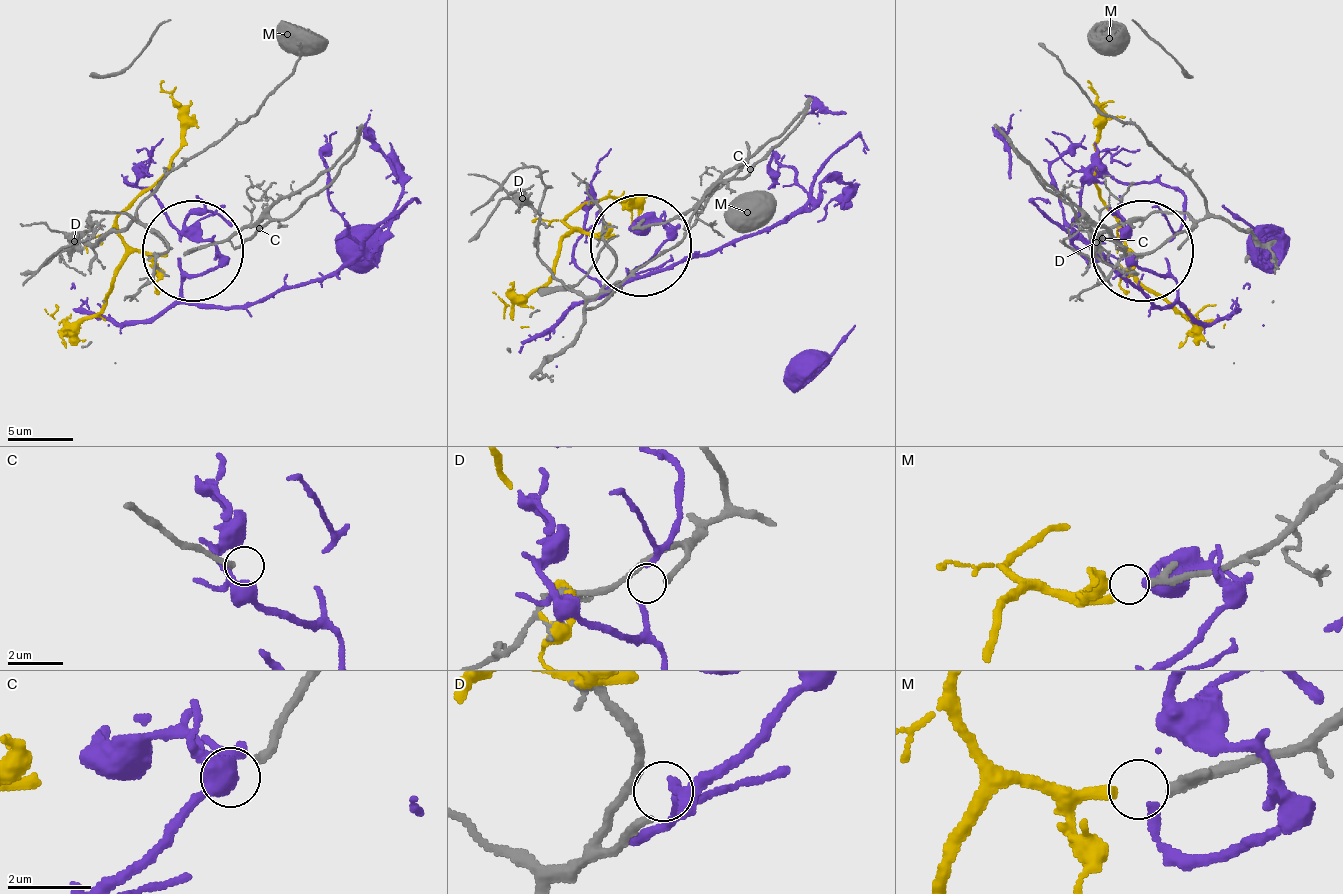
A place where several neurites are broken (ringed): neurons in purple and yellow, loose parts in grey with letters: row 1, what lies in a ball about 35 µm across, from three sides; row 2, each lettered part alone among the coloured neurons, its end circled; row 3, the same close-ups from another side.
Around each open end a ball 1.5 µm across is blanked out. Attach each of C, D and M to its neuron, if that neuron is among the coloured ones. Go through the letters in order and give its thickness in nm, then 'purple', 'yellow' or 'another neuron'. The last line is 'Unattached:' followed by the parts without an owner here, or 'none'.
C: 200 nm thick; another neuron
D: 200 nm thick; another neuron
M: 200 nm thick; yellow
Unattached: C, D

